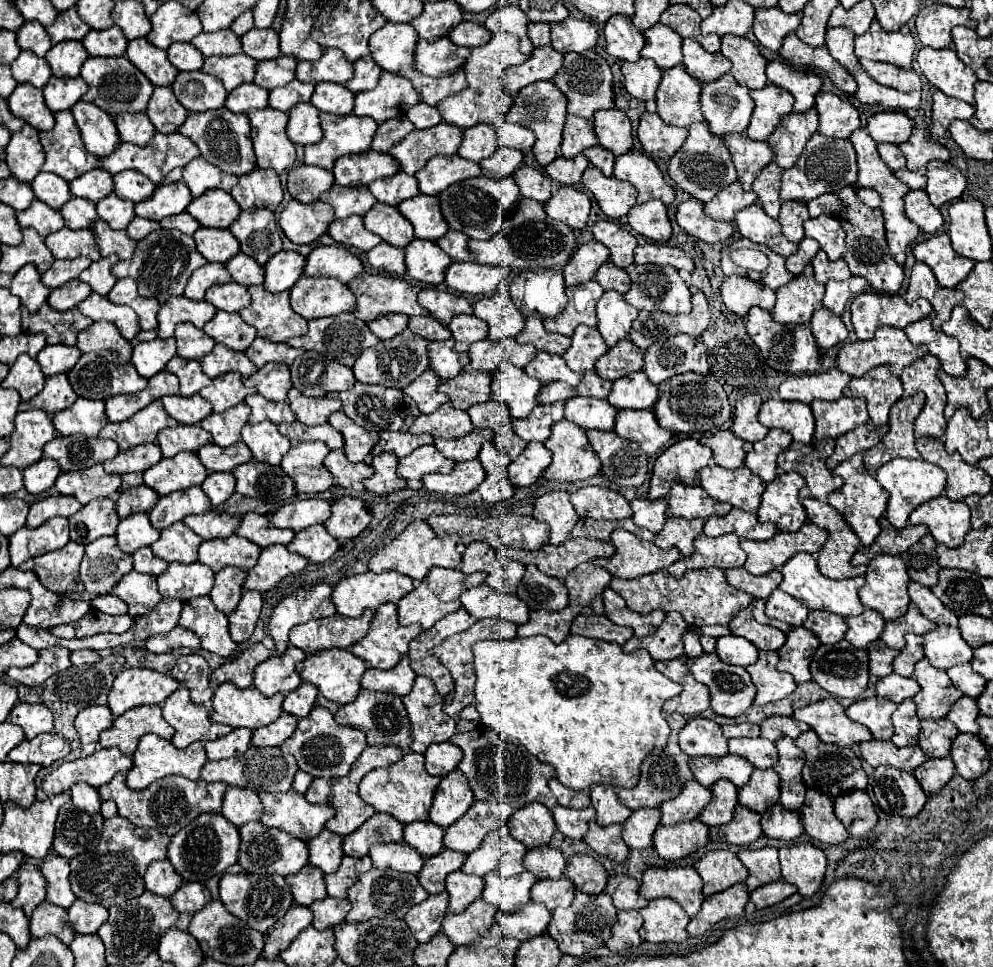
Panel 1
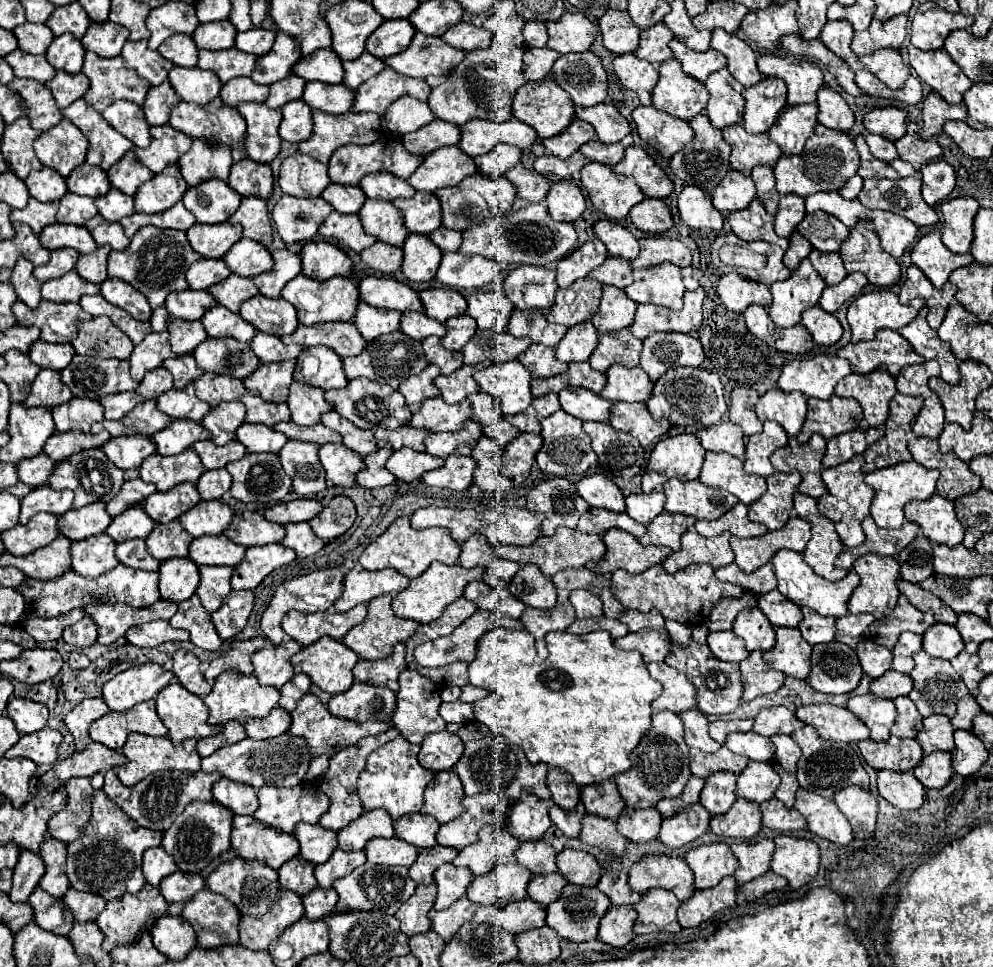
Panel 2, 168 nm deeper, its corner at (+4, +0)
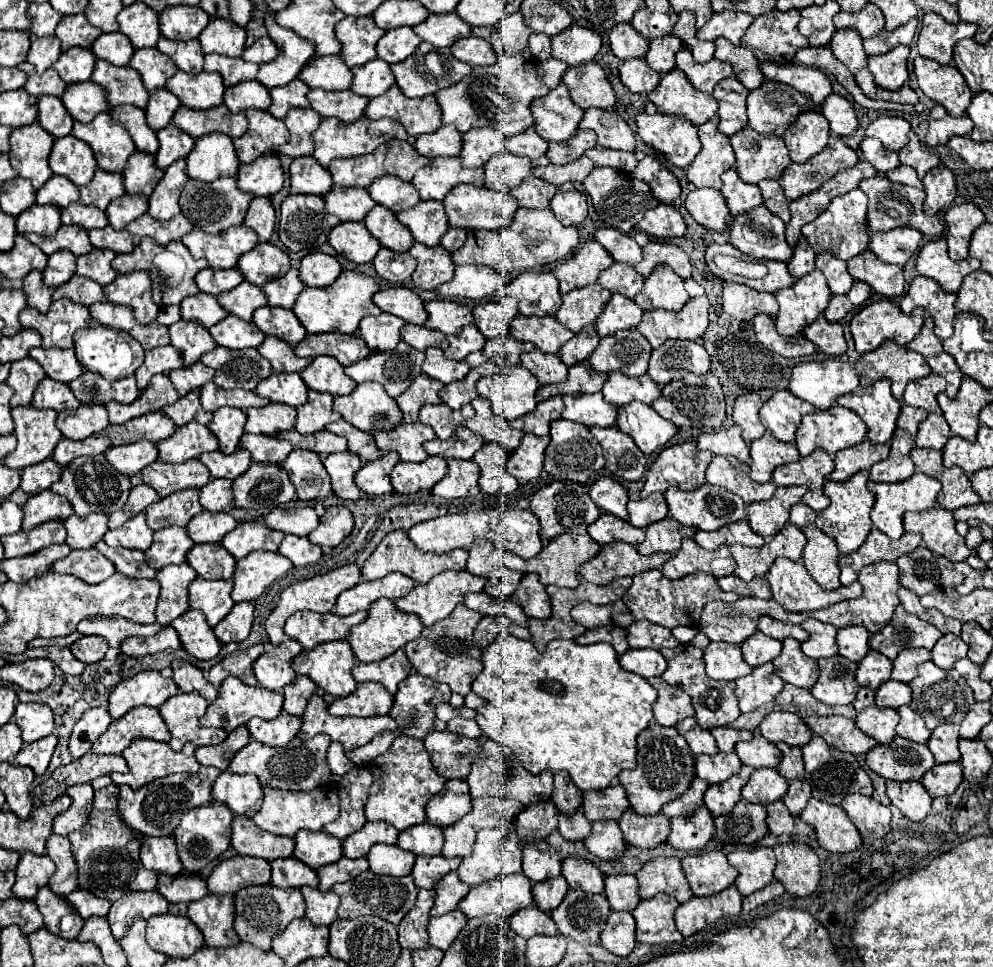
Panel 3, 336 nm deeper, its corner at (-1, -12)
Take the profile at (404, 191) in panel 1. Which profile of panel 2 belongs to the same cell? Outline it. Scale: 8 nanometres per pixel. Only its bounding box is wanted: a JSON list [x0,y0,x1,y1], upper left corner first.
[360,172,416,200]

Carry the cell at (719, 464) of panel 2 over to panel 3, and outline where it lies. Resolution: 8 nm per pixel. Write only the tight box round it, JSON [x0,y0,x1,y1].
[707,456,777,504]

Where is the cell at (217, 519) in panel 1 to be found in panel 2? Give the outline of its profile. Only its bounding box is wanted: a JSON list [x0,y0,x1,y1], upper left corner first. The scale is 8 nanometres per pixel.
[178,502,234,538]

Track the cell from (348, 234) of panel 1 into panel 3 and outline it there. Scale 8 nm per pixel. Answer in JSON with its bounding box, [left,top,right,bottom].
[329,222,381,264]

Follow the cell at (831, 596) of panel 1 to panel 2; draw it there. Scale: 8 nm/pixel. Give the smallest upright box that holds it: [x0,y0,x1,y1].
[772,550,860,616]

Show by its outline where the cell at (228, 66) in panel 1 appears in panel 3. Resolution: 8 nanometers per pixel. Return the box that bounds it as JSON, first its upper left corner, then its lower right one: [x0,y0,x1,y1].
[205,54,259,86]

